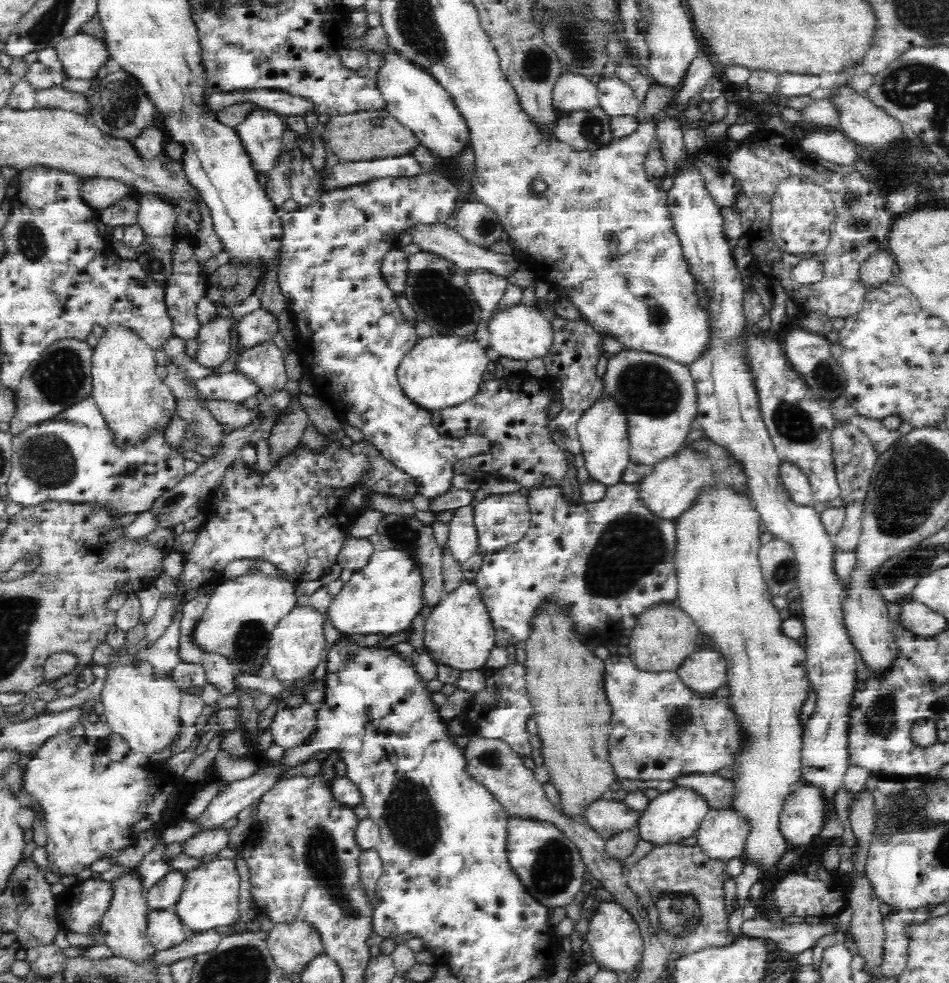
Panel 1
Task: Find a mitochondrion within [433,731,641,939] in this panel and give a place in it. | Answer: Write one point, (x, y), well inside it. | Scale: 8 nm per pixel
(552, 871)

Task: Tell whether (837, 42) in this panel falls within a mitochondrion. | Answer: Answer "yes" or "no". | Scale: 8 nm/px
no

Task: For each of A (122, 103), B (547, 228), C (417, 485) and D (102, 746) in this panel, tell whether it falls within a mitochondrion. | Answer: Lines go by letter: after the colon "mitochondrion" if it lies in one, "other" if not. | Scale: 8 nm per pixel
A: mitochondrion
B: other
C: other
D: other

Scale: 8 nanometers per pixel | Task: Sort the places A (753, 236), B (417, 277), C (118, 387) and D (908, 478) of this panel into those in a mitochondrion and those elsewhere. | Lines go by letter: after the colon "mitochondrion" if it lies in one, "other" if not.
A: other
B: mitochondrion
C: other
D: mitochondrion

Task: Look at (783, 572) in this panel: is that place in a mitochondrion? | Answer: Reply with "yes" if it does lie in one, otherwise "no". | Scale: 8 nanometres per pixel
yes

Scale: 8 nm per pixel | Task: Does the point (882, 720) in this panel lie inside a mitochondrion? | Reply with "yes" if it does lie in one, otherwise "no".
yes

